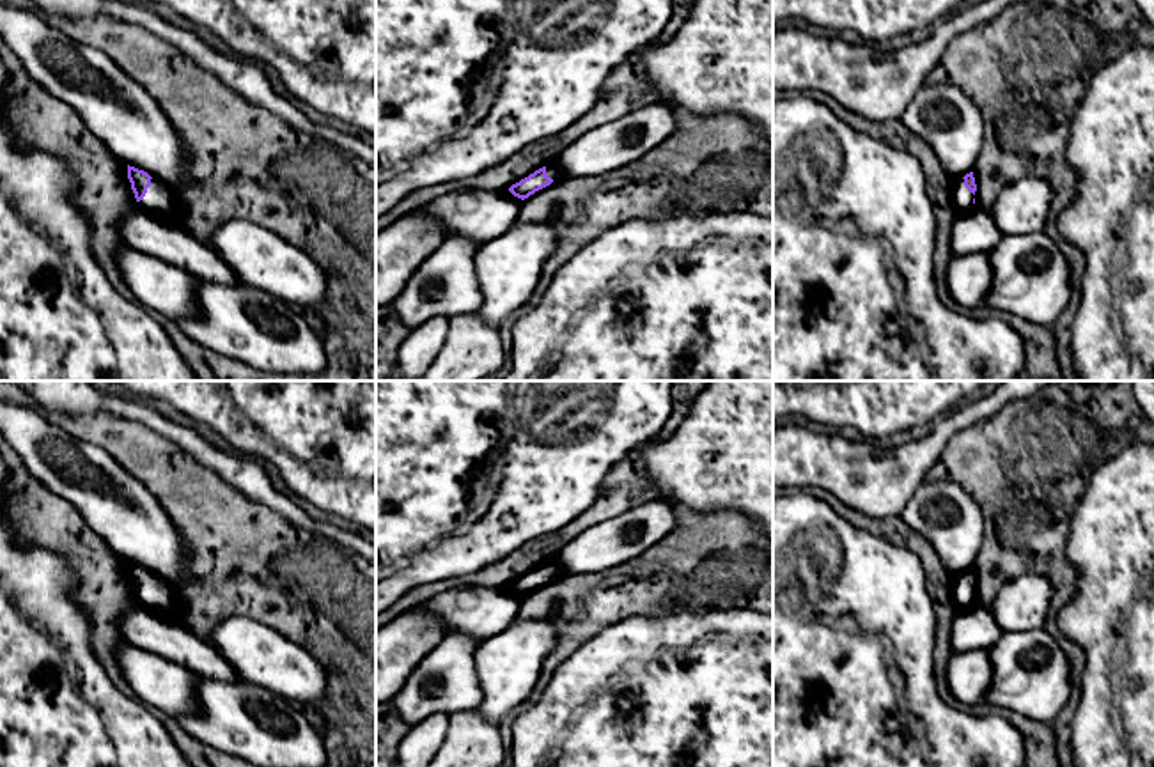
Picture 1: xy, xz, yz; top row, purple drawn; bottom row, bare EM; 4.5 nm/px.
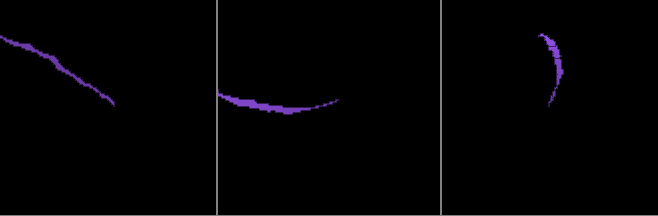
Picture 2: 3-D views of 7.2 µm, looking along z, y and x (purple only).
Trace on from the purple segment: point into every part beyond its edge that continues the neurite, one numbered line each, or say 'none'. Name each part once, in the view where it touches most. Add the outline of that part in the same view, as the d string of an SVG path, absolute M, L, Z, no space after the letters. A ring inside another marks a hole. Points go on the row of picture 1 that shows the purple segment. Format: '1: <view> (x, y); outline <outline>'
1: xy (160, 199); outline M154 177L151 179L151 186L138 205L154 213L163 221L179 225L179 211L174 190Z

